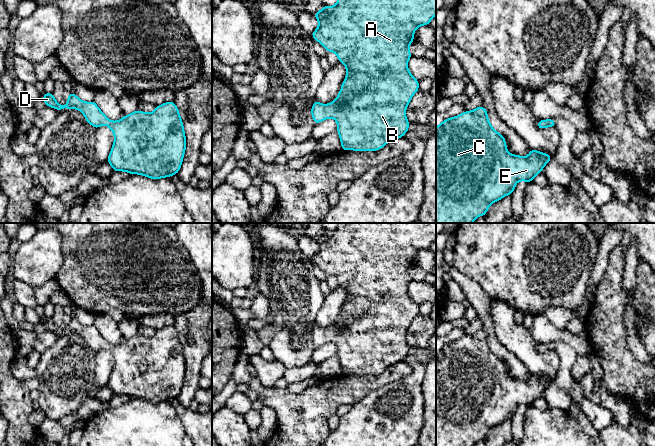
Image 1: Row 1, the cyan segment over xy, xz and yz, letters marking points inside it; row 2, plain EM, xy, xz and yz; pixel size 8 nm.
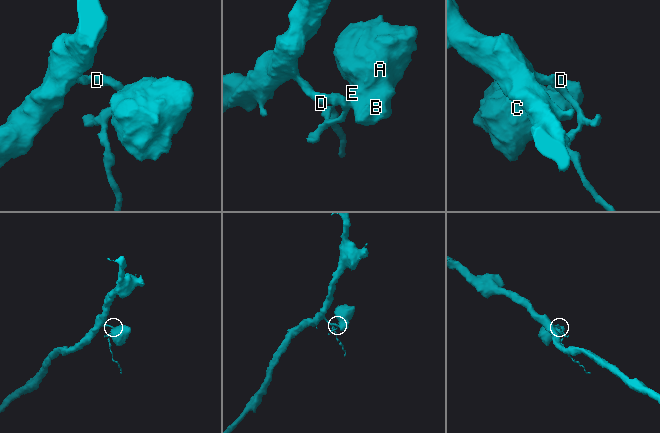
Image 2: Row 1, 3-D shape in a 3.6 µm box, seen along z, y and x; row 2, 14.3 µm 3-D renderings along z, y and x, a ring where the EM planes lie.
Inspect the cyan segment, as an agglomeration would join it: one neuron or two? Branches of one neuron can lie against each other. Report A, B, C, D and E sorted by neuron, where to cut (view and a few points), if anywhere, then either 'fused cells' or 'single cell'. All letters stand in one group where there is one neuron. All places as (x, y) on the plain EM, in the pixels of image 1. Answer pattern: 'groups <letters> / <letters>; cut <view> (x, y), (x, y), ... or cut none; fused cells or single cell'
groups A B C D E; cut none; single cell

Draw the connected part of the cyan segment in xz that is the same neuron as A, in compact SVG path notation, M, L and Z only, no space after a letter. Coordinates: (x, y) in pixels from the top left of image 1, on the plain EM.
M338 223L334 230L323 232L313 240L318 244L317 253L311 257L311 260L318 265L328 276L334 276L339 286L346 291L347 299L341 309L341 314L336 323L330 328L321 328L317 324L313 326L311 333L312 342L315 348L324 343L334 342L337 346L337 356L340 361L342 374L355 375L377 375L383 372L388 366L402 362L409 354L409 345L406 342L406 332L413 319L419 314L419 305L415 303L408 294L407 287L412 281L409 275L409 269L414 265L414 255L422 249L429 249L432 242L436 239L436 223Z

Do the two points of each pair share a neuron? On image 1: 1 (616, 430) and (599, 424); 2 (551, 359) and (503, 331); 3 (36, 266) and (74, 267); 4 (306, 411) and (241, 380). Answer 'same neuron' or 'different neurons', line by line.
1: different neurons
2: same neuron
3: different neurons
4: same neuron

